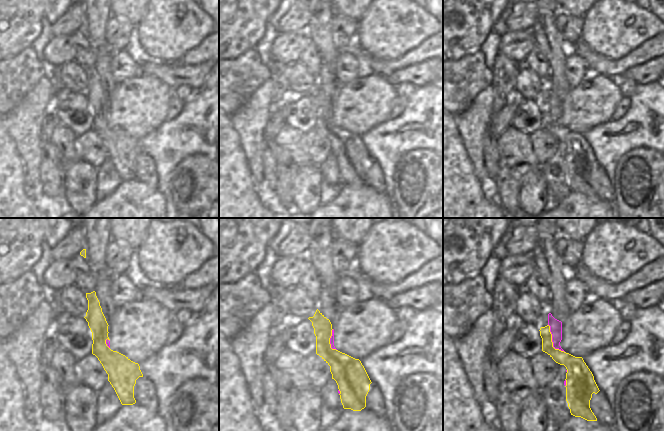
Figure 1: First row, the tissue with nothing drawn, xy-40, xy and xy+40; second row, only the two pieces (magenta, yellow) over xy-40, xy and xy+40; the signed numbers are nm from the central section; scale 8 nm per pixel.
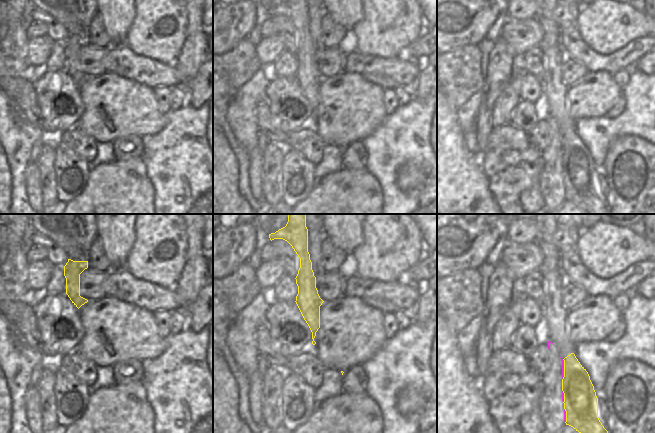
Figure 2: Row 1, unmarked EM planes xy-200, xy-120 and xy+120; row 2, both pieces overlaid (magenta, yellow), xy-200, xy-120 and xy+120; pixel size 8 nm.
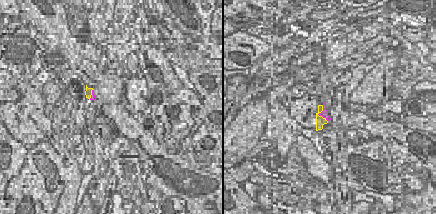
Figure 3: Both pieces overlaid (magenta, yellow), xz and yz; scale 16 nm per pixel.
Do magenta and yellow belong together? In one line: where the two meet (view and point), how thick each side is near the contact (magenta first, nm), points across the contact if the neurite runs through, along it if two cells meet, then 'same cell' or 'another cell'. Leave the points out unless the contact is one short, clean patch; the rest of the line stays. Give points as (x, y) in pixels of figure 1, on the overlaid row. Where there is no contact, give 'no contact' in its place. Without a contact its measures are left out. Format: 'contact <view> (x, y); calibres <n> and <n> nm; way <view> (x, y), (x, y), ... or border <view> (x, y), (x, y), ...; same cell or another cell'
contact xy+40 (552, 341); calibres 100 and 130 nm; another cell

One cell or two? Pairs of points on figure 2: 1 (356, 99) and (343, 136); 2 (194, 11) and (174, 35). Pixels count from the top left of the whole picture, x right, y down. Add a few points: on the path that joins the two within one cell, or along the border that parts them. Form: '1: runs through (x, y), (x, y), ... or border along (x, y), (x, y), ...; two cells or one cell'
1: runs through (351, 108), (343, 117), (343, 127); one cell
2: border along (188, 10), (186, 39), (183, 42); two cells

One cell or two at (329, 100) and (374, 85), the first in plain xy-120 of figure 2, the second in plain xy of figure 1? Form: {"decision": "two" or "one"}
{"decision": "one"}

